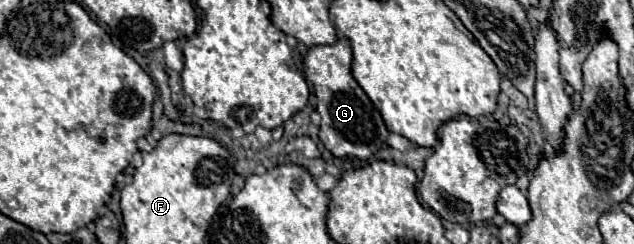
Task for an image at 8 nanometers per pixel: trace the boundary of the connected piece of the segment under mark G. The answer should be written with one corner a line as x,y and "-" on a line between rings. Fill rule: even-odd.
337,38
335,44
313,46
303,58
305,78
313,84
317,96
317,112
321,114
319,138
333,156
357,156
367,160
379,148
385,146
389,130
383,124
381,114
371,104
367,94
351,76
351,44
347,38

